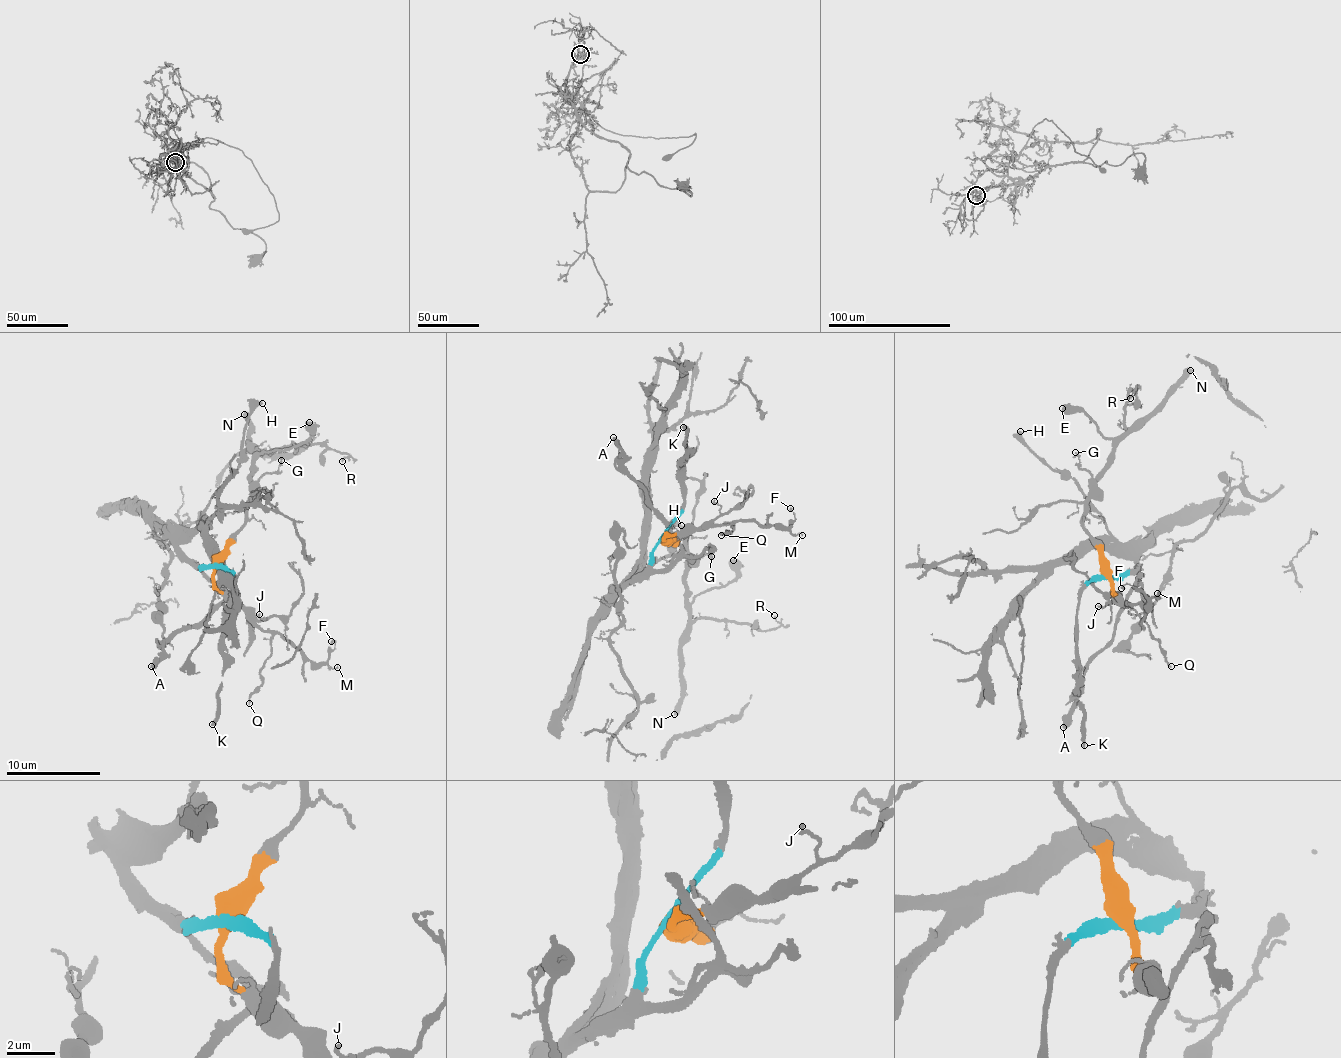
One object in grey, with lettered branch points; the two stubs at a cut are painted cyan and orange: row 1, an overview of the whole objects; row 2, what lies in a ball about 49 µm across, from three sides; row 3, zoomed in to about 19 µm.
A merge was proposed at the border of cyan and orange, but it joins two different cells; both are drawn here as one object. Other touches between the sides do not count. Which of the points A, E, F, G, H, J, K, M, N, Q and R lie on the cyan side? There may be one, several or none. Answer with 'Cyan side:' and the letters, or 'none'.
Cyan side: A, H, K

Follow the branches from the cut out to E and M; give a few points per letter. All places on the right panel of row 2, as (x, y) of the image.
E: (1106, 575), (1084, 527), (1084, 508), (1092, 481), (1108, 460), (1112, 440), (1085, 415), (1061, 407)
M: (1106, 575), (1118, 602), (1127, 606), (1127, 602), (1148, 605), (1158, 592)

